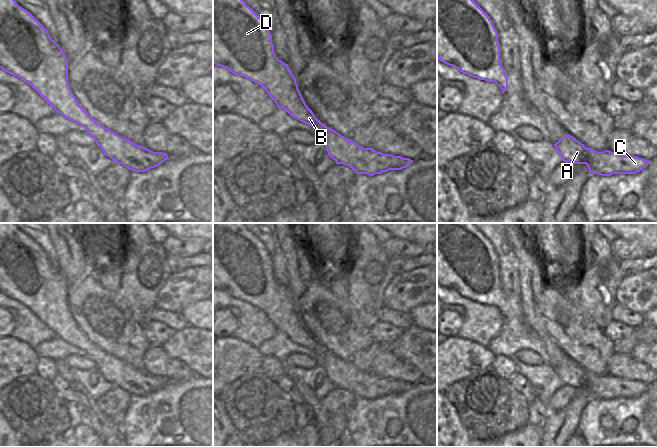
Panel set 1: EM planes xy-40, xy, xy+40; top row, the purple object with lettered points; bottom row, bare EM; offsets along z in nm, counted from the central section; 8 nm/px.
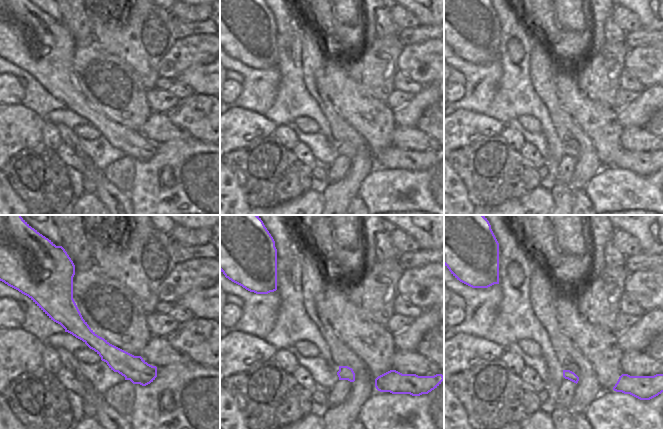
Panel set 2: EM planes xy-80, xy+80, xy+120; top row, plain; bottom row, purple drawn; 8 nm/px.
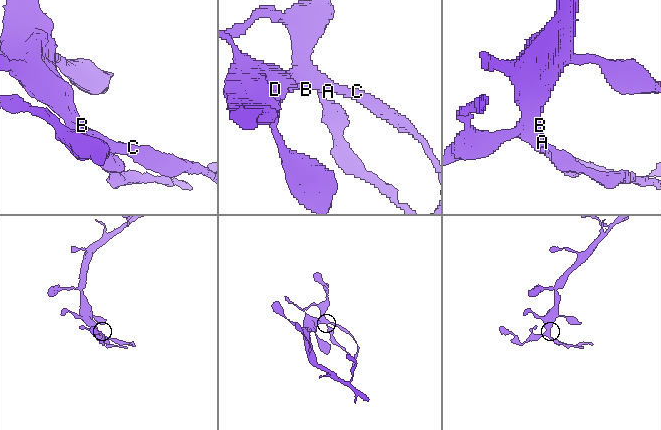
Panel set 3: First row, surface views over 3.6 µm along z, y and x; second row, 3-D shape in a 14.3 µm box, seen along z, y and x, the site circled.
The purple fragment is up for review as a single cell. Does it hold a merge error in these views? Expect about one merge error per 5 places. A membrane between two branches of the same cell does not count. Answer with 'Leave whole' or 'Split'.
Split.

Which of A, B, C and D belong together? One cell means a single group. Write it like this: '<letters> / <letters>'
A / B C D

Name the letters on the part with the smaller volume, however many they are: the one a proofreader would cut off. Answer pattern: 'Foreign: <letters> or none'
Foreign: A.

